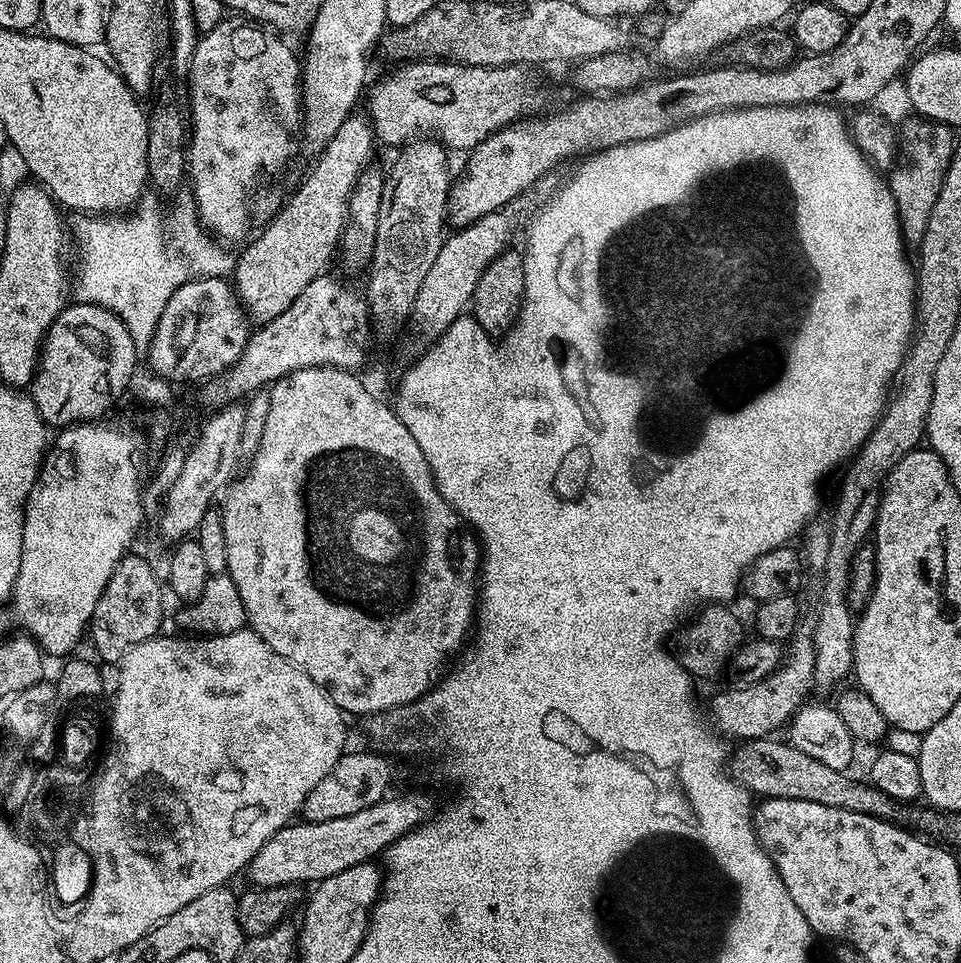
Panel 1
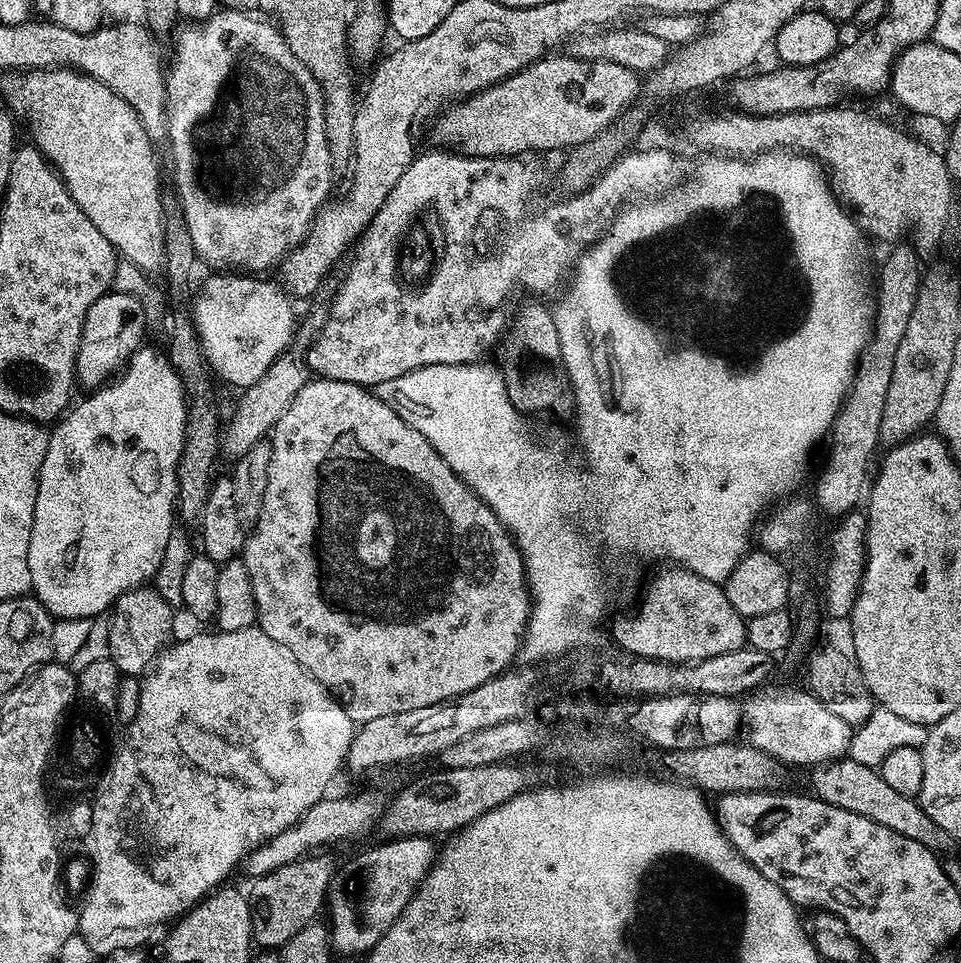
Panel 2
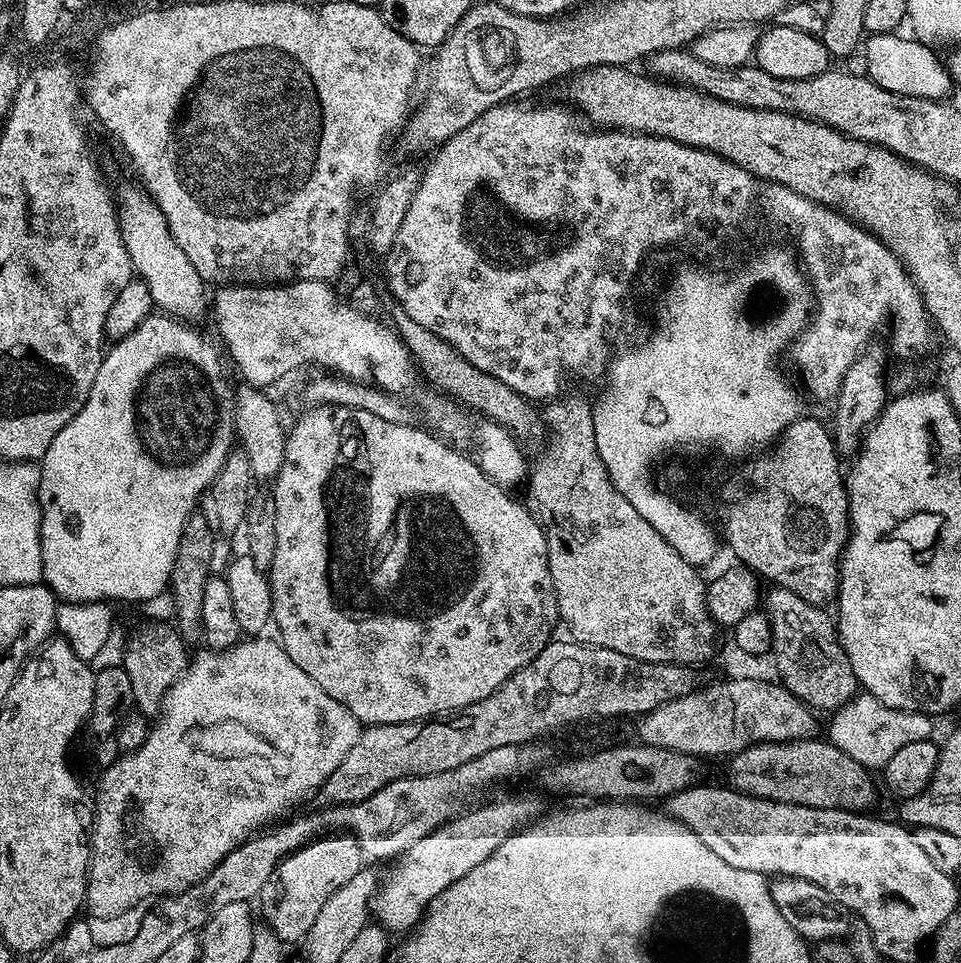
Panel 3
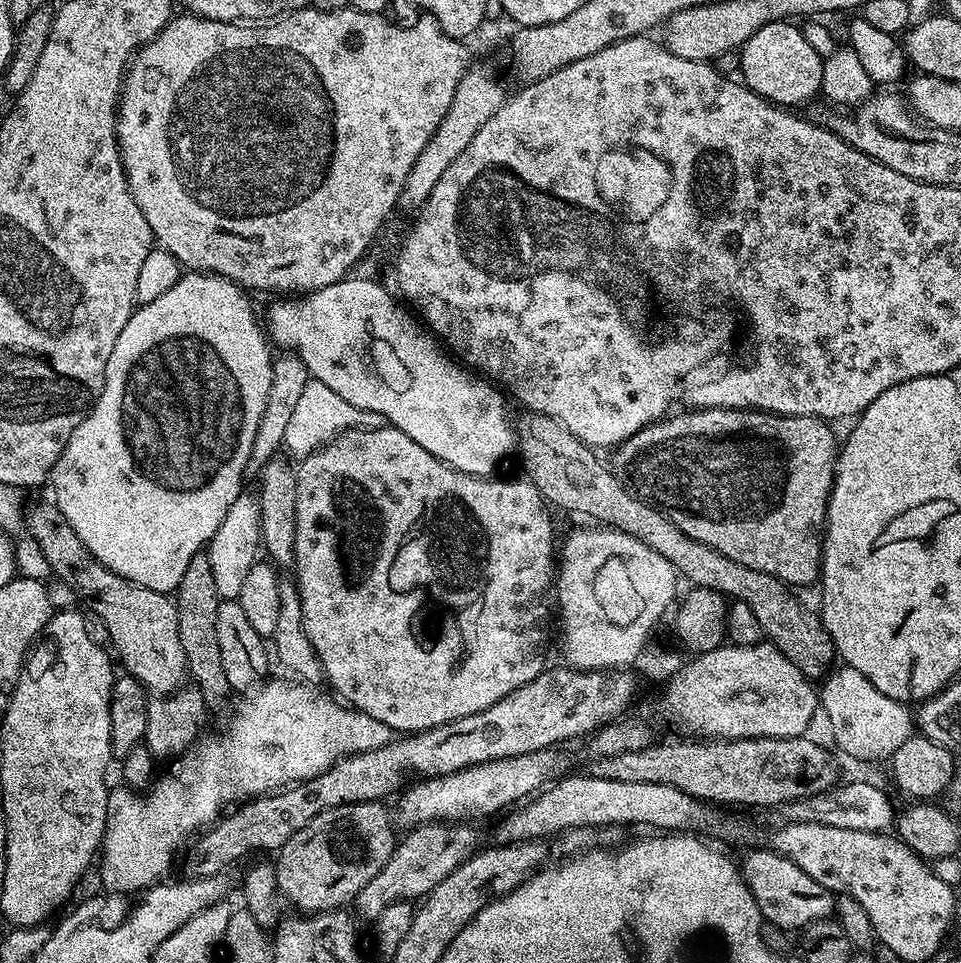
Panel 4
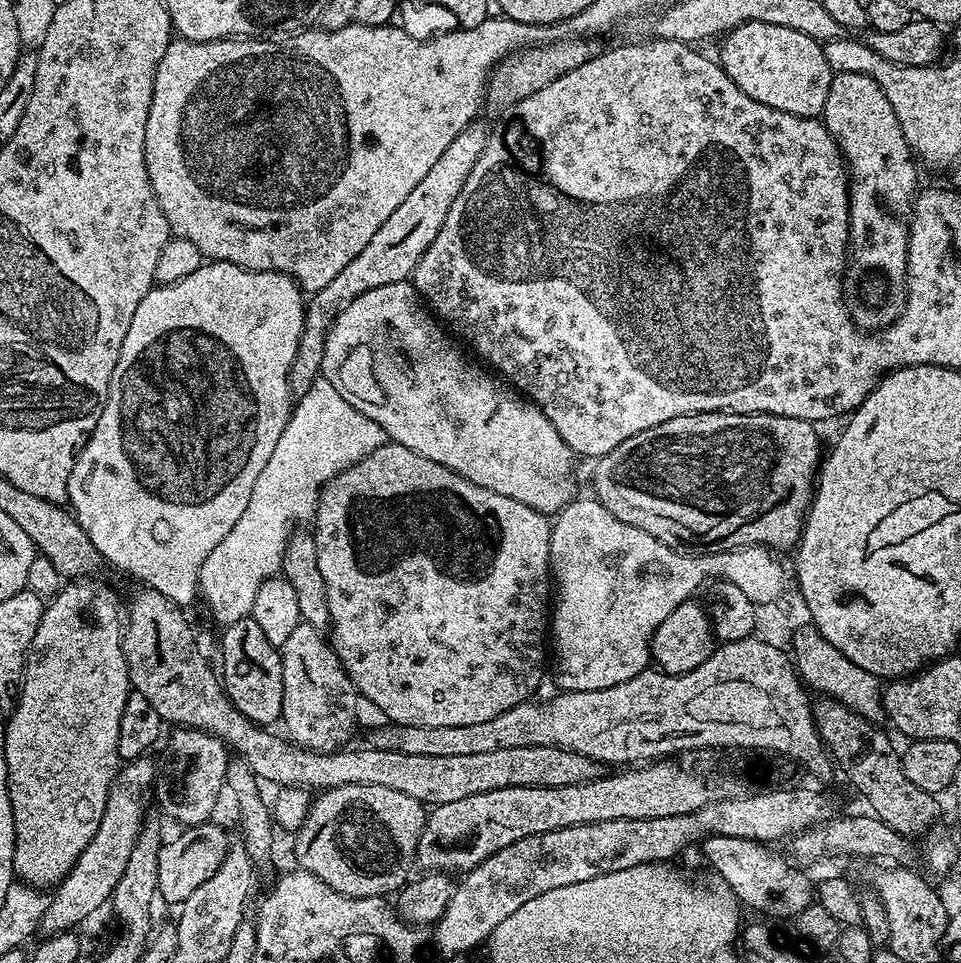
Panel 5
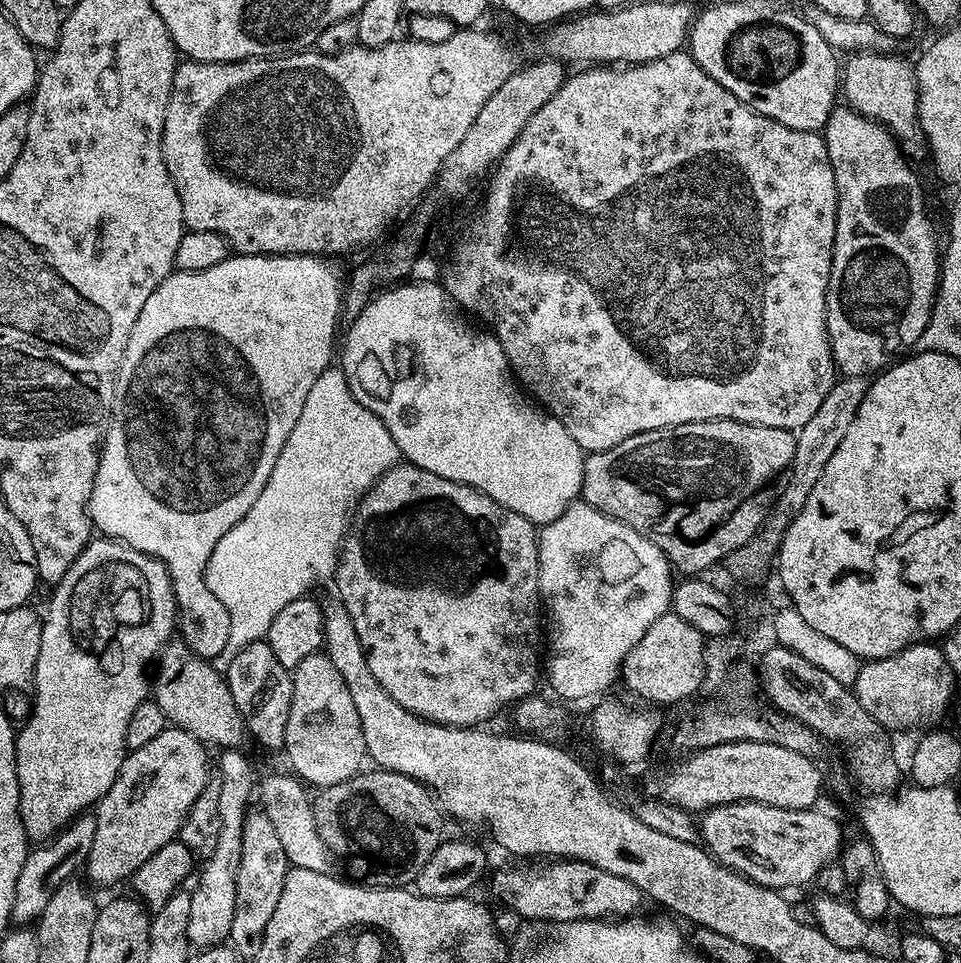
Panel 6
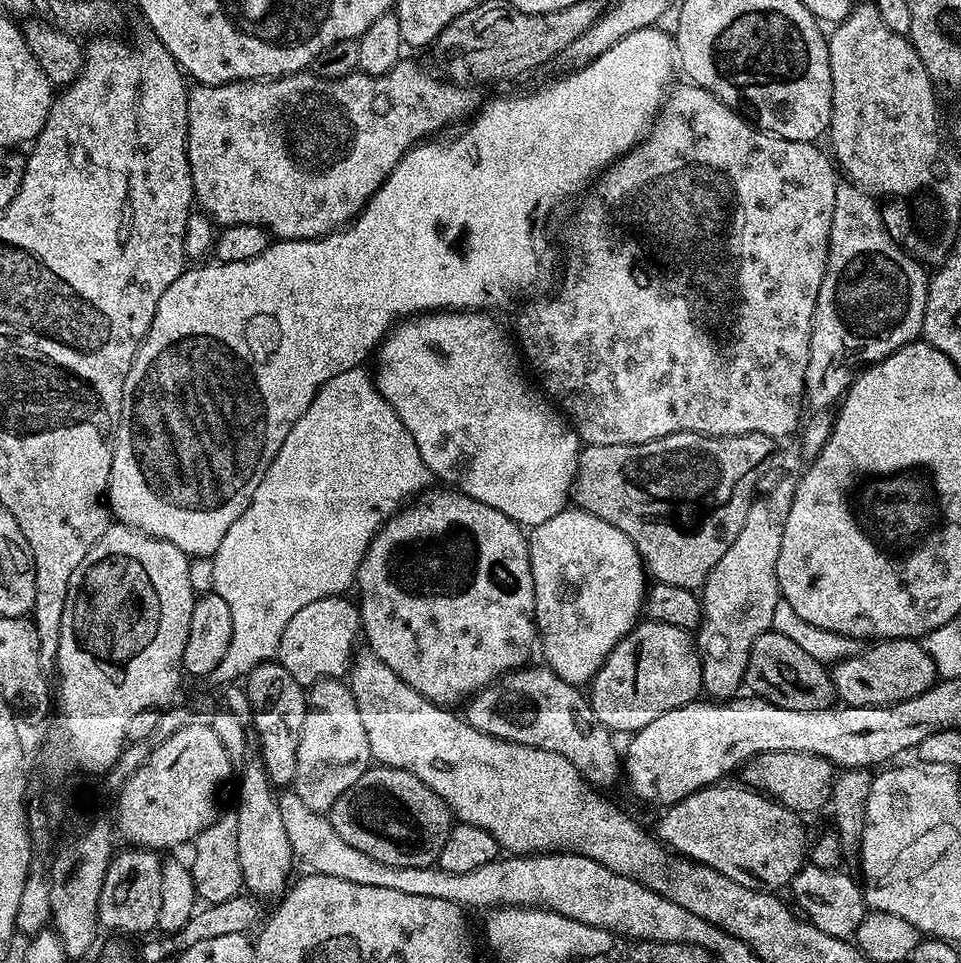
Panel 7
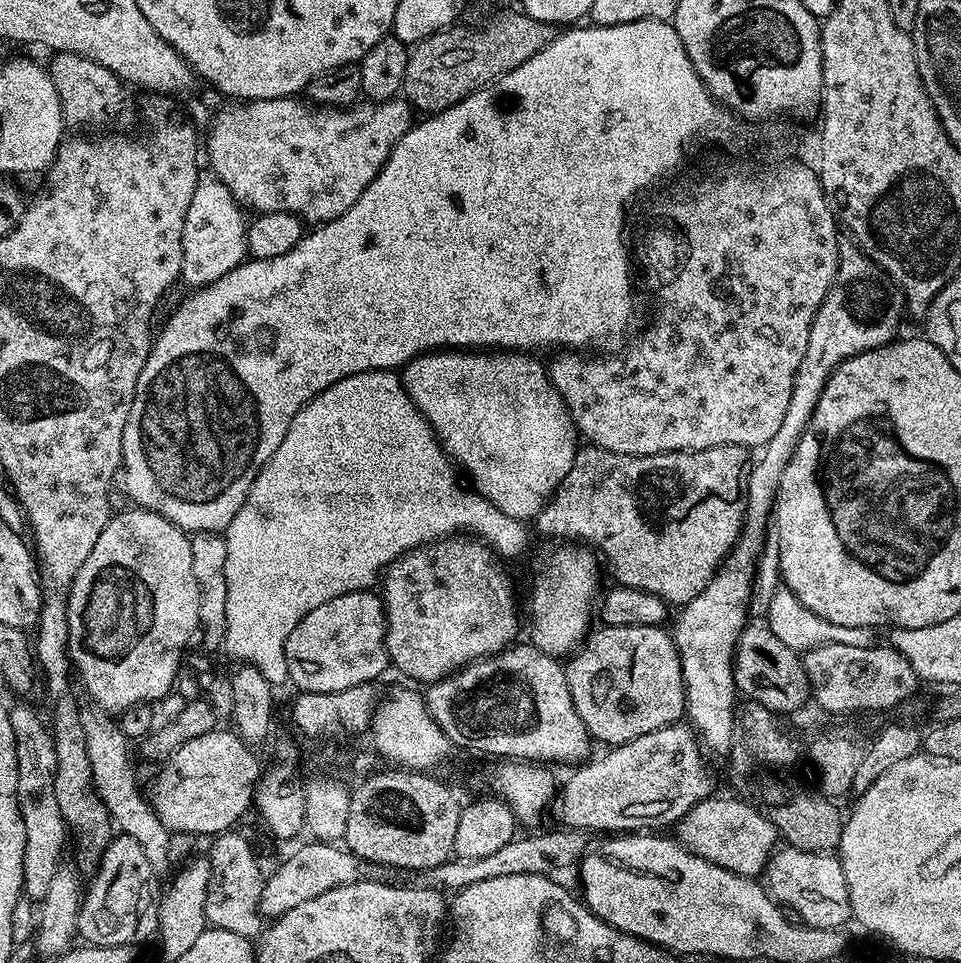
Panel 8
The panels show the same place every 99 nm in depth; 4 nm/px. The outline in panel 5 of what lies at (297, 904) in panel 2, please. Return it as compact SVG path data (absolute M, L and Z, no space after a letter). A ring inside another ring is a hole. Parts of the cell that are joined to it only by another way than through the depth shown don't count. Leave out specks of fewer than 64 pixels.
M347 784L337 788L325 788L317 796L320 797L317 800L315 797L308 805L304 825L295 833L297 860L295 863L301 869L326 882L330 890L338 890L338 894L354 898L387 897L408 883L410 879L408 871L414 868L418 842L424 833L425 805L410 798L410 794L401 794L399 790L369 784Z

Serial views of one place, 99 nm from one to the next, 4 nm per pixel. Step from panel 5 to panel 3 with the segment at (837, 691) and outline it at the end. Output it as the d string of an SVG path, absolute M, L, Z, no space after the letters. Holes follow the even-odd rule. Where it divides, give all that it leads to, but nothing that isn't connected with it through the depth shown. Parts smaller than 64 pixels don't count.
M861 691L841 708L833 711L830 718L832 722L828 740L869 770L883 769L895 751L902 749L907 743L931 739L934 734L932 732L935 723L925 712L911 712L886 706L886 702L878 702L878 698L865 691Z

